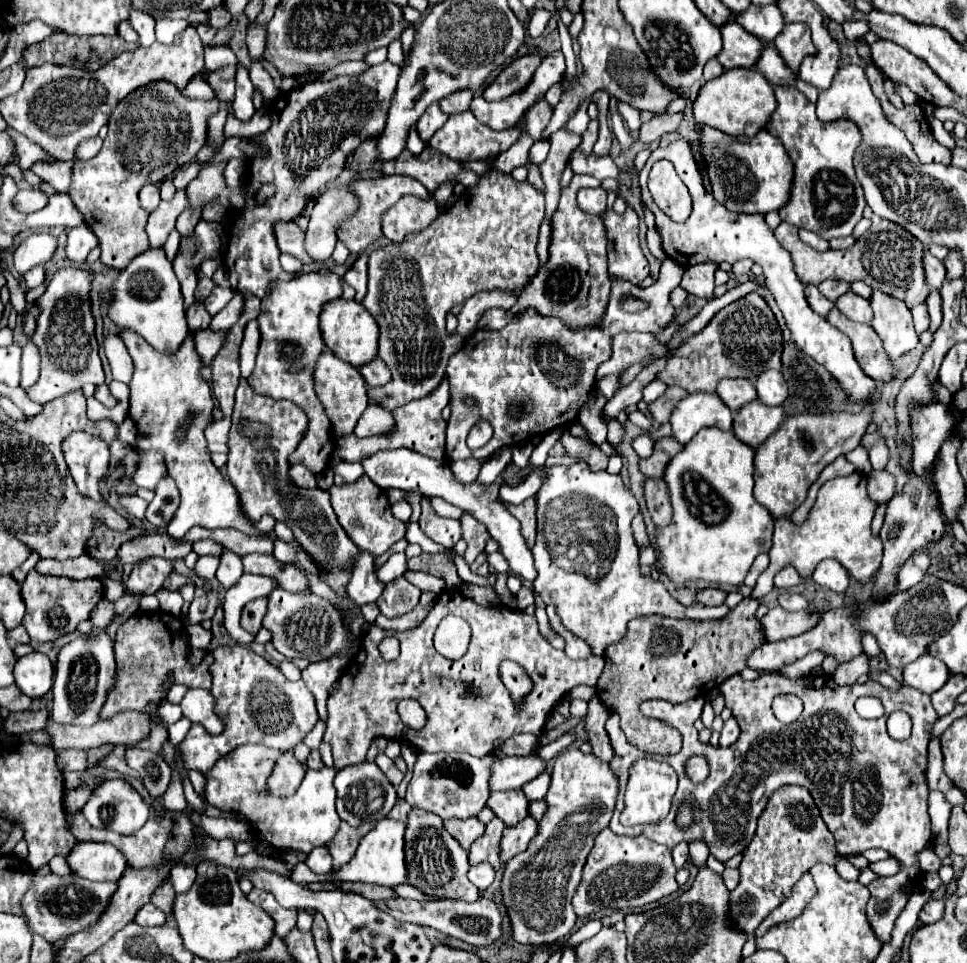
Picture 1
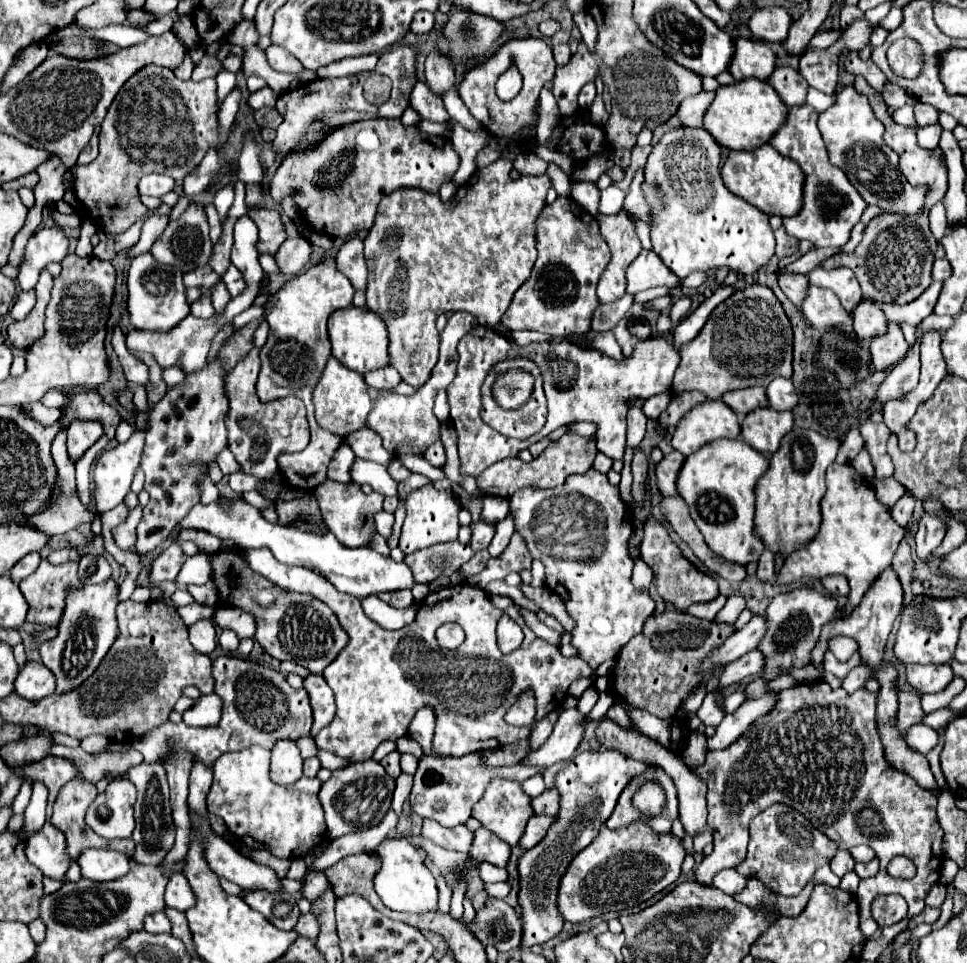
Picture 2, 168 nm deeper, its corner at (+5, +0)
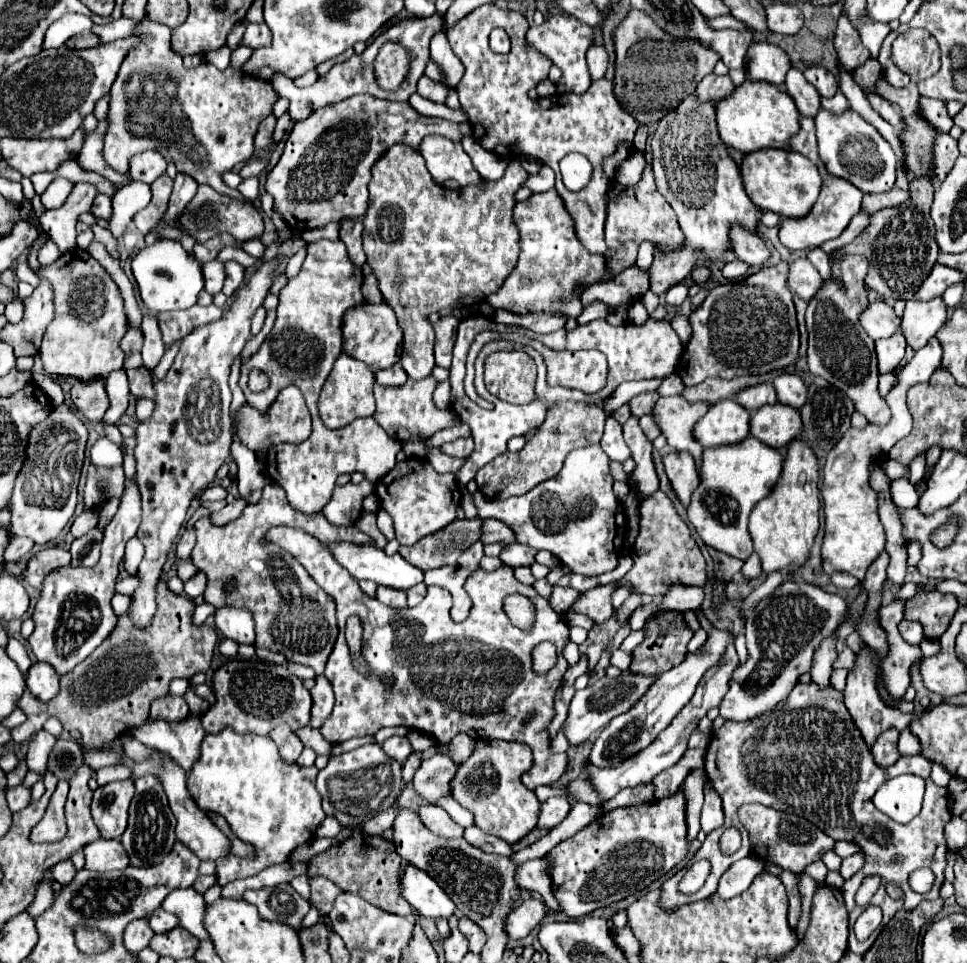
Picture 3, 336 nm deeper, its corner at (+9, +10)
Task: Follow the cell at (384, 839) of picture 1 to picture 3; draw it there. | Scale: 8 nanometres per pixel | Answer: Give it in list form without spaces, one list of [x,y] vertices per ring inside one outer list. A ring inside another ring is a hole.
[[[408,866],[402,876],[402,896],[412,908],[426,918],[450,918],[454,914],[454,902],[446,892],[420,868]]]

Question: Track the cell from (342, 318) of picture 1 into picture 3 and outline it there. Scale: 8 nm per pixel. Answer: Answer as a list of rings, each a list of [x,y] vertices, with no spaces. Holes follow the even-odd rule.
[[[362,304],[356,308],[350,308],[344,316],[344,352],[354,356],[356,360],[366,362],[374,370],[390,368],[400,360],[400,348],[402,348],[402,328],[398,326],[396,314],[388,304]]]

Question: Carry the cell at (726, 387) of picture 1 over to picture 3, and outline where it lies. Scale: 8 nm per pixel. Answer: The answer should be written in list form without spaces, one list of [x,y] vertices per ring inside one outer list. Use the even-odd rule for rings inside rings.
[[[764,382],[764,384],[756,384],[756,386],[750,386],[750,388],[744,388],[740,392],[736,392],[734,400],[744,406],[746,410],[758,410],[760,406],[766,406],[766,404],[776,404],[778,398],[776,398],[776,390],[772,386],[772,382]]]

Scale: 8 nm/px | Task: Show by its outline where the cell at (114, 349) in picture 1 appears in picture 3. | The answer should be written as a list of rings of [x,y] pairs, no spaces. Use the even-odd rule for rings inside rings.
[[[142,398],[136,402],[136,416],[138,420],[148,420],[150,414],[154,412],[154,400],[148,400],[148,398]]]

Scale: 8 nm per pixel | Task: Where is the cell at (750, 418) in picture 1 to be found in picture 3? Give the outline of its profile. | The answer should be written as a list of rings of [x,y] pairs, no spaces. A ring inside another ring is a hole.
[[[774,404],[752,414],[752,436],[770,448],[786,448],[802,434],[802,418],[796,408]]]

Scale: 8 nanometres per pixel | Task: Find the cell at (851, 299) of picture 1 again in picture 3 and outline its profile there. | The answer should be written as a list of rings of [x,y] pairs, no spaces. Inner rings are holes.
[[[886,302],[870,304],[862,312],[860,322],[872,340],[890,338],[900,328],[900,318],[894,314],[894,310]]]

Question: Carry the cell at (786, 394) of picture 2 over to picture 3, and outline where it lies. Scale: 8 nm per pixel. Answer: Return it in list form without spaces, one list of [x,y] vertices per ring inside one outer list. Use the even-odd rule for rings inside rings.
[[[780,374],[774,378],[774,388],[778,394],[778,402],[800,410],[806,404],[806,384],[798,374]]]

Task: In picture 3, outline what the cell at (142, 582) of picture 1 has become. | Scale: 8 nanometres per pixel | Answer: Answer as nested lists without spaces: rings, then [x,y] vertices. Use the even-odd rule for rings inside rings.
[[[186,528],[184,534],[182,534],[182,538],[180,538],[180,542],[178,542],[178,546],[176,546],[176,556],[182,558],[182,560],[186,560],[190,556],[192,548],[194,548],[194,542],[196,542],[194,528]]]

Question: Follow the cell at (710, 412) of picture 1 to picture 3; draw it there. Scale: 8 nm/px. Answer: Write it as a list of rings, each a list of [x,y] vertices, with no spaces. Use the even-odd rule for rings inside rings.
[[[732,398],[710,406],[706,416],[694,426],[694,438],[704,448],[738,444],[750,436],[750,412]]]

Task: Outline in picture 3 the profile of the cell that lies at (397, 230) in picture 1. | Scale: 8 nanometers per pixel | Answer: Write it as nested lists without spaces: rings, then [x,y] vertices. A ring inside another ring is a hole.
[[[354,96],[324,106],[310,118],[296,122],[280,162],[272,168],[266,192],[274,198],[274,210],[292,230],[310,230],[332,220],[364,216],[368,208],[368,182],[374,162],[396,142],[418,150],[426,134],[442,134],[460,142],[472,126],[418,114],[408,102],[388,102],[372,96]]]

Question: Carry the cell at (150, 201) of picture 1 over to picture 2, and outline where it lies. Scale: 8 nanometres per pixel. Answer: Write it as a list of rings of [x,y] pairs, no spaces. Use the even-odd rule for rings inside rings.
[[[146,174],[142,176],[138,190],[142,196],[164,196],[174,188],[174,180],[170,176],[162,176],[162,174]]]

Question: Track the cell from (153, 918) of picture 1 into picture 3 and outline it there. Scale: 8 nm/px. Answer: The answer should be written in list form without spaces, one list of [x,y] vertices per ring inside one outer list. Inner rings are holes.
[[[160,908],[160,910],[154,910],[154,914],[150,916],[150,928],[152,928],[156,934],[164,934],[164,932],[176,928],[178,924],[180,924],[178,918],[174,918],[174,914],[164,912],[162,908]]]

